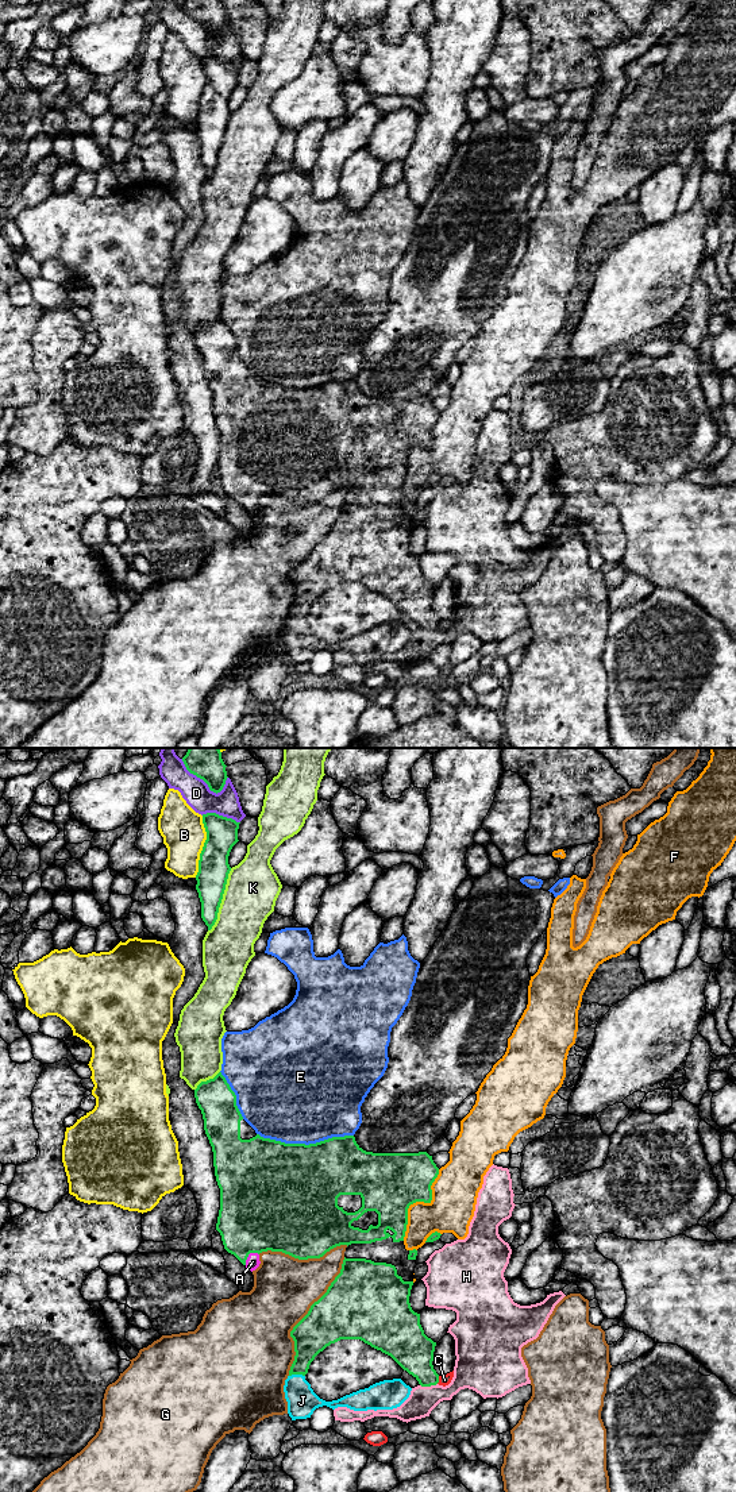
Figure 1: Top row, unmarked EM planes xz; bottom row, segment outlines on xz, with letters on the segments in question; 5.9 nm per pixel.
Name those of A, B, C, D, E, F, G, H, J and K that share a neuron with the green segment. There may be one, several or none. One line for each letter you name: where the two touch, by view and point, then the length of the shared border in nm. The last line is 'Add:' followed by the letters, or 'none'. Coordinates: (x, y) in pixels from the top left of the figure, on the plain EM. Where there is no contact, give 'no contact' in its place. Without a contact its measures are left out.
A: contact xz (249, 497); length 110 nm
J: contact xz (296, 617); length 100 nm
Add: A, J

